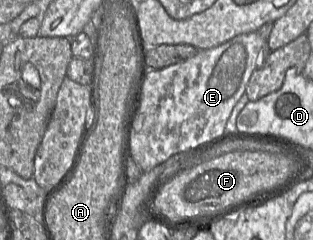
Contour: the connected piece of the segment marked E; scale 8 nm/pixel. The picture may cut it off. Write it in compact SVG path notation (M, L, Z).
M255 31L255 32L249 32L249 33L237 35L234 38L230 39L229 41L216 47L198 50L194 56L182 62L170 65L162 69L149 70L142 87L142 97L141 97L140 106L134 119L132 120L131 130L129 132L130 156L132 156L135 162L141 168L141 170L143 172L150 171L156 166L163 164L169 158L171 158L176 154L188 152L188 151L194 151L196 149L204 149L206 145L207 146L215 145L221 143L226 138L228 138L227 133L225 131L226 131L226 124L231 115L231 112L235 104L245 93L246 86L249 82L251 75L256 69L262 66L265 57L269 54L270 51L271 50L268 47L267 40L264 39L259 34L258 31Z

